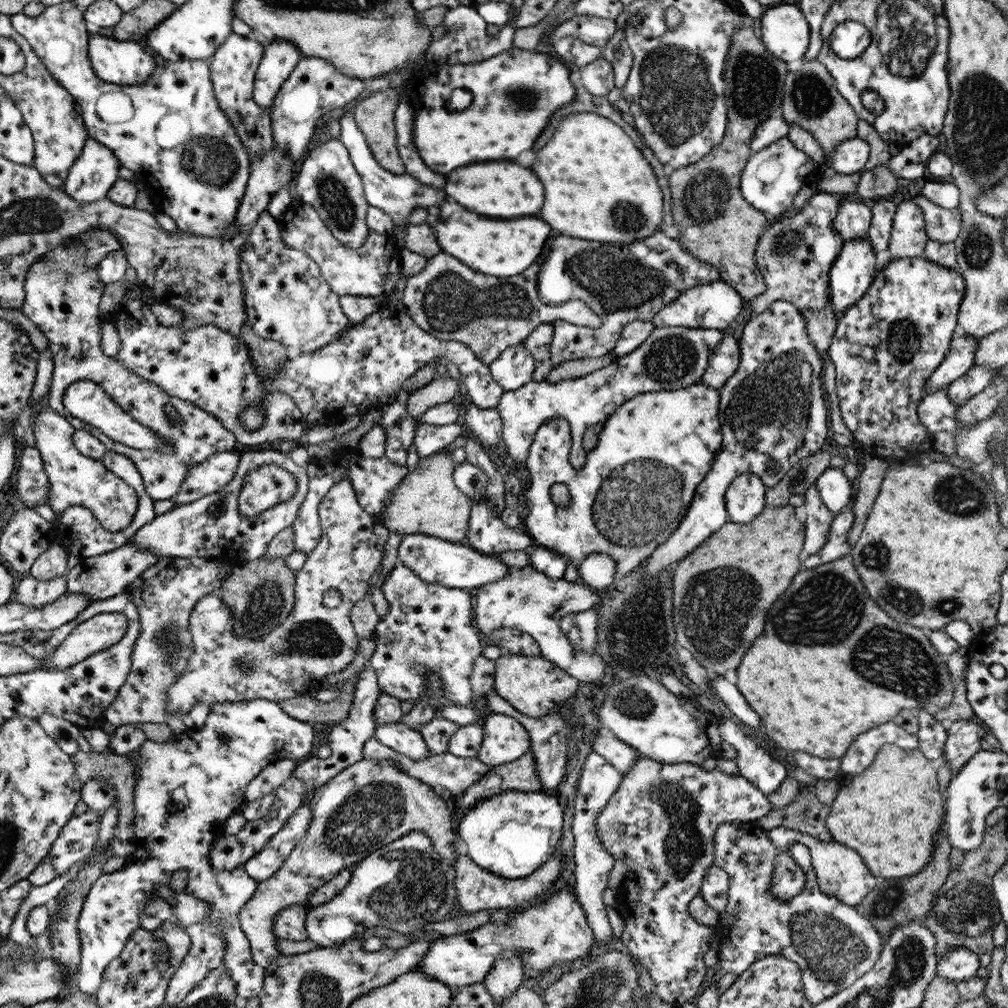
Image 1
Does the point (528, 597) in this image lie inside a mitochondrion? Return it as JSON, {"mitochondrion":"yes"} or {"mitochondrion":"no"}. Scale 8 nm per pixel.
{"mitochondrion":"yes"}

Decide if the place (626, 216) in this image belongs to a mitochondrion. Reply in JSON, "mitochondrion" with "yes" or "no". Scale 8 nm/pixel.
{"mitochondrion":"yes"}

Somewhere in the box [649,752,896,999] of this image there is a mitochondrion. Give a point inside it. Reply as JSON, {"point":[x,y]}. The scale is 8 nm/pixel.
{"point":[834,950]}

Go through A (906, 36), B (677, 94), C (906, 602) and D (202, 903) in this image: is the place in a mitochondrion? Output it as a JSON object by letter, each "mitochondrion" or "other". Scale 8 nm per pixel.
{"A":"mitochondrion","B":"mitochondrion","C":"mitochondrion","D":"other"}

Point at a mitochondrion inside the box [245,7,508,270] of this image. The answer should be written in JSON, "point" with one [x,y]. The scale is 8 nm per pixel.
{"point":[334,194]}

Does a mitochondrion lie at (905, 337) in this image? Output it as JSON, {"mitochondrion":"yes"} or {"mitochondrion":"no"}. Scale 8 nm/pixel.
{"mitochondrion":"yes"}

